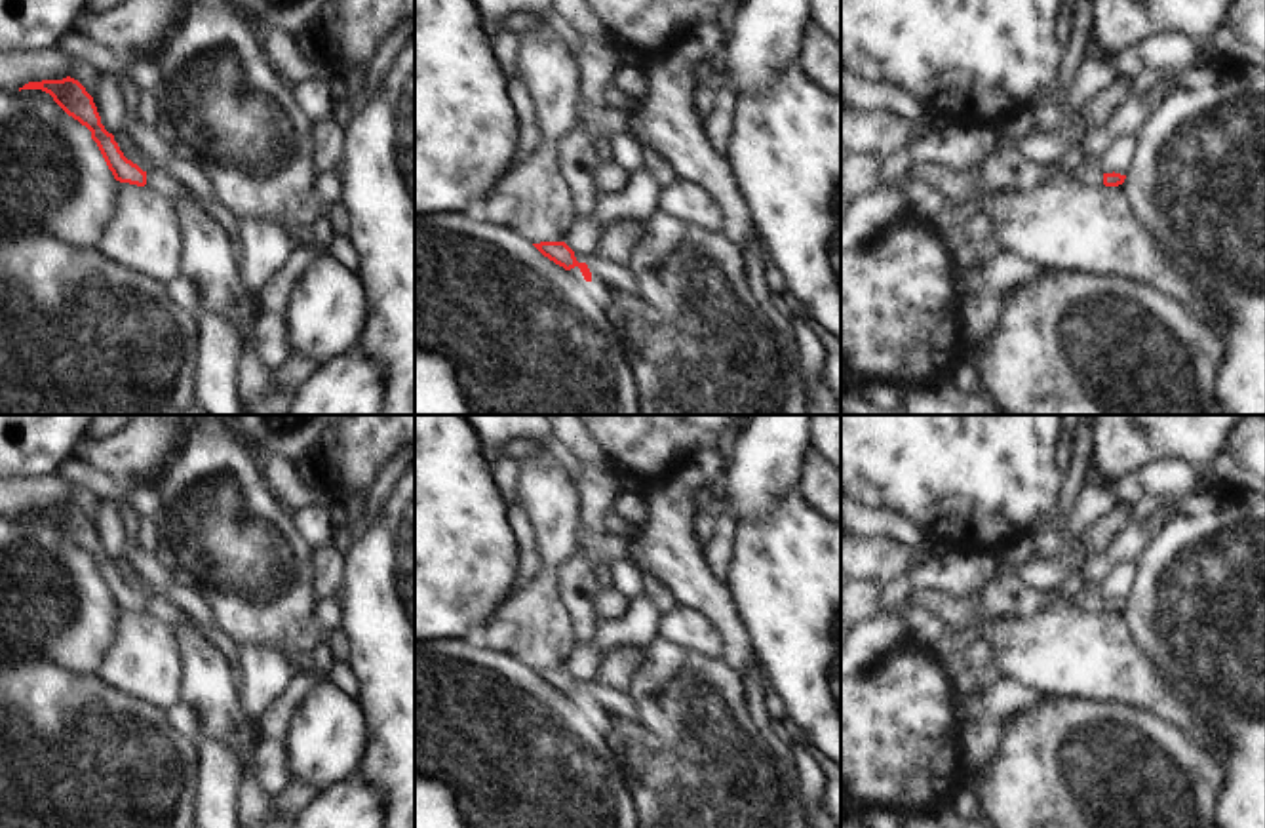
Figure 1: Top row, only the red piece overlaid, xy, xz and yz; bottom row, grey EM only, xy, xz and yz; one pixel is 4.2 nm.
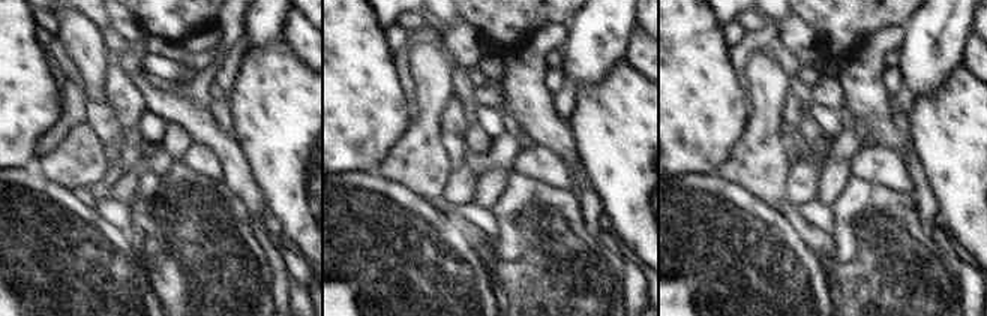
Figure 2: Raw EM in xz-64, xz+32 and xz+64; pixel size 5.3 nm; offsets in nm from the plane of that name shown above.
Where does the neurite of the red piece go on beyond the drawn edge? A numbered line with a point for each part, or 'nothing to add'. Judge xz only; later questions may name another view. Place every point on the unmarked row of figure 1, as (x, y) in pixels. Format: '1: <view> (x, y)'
1: xz (607, 699)

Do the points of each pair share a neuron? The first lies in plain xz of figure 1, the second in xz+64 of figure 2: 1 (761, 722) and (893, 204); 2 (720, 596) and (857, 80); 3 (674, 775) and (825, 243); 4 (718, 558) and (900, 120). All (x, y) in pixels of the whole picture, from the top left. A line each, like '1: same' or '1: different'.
1: different
2: same
3: different
4: different

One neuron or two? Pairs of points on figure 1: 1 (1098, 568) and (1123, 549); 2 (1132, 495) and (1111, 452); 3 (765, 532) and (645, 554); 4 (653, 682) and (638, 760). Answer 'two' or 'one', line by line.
1: one
2: two
3: two
4: one

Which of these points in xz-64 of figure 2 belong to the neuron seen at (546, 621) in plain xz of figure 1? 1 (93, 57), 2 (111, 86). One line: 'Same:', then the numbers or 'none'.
Same: 1

